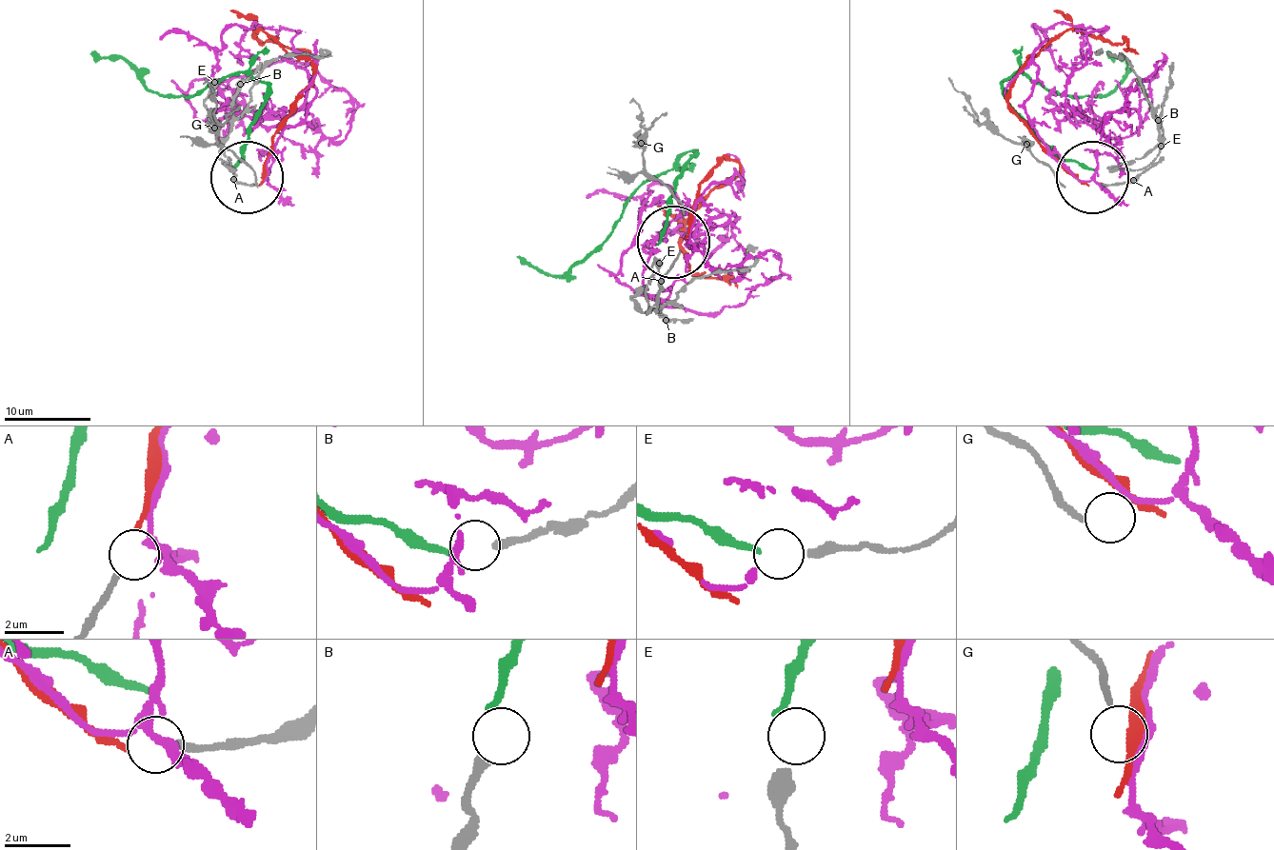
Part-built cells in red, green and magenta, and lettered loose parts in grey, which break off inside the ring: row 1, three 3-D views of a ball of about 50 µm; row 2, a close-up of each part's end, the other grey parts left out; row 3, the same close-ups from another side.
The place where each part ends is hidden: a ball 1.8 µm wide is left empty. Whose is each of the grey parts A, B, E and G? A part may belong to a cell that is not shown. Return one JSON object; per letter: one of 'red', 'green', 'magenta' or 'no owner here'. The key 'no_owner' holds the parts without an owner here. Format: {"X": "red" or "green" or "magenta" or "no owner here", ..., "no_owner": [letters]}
{"A": "red", "B": "green", "E": "no owner here", "G": "no owner here", "no_owner": ["E", "G"]}

